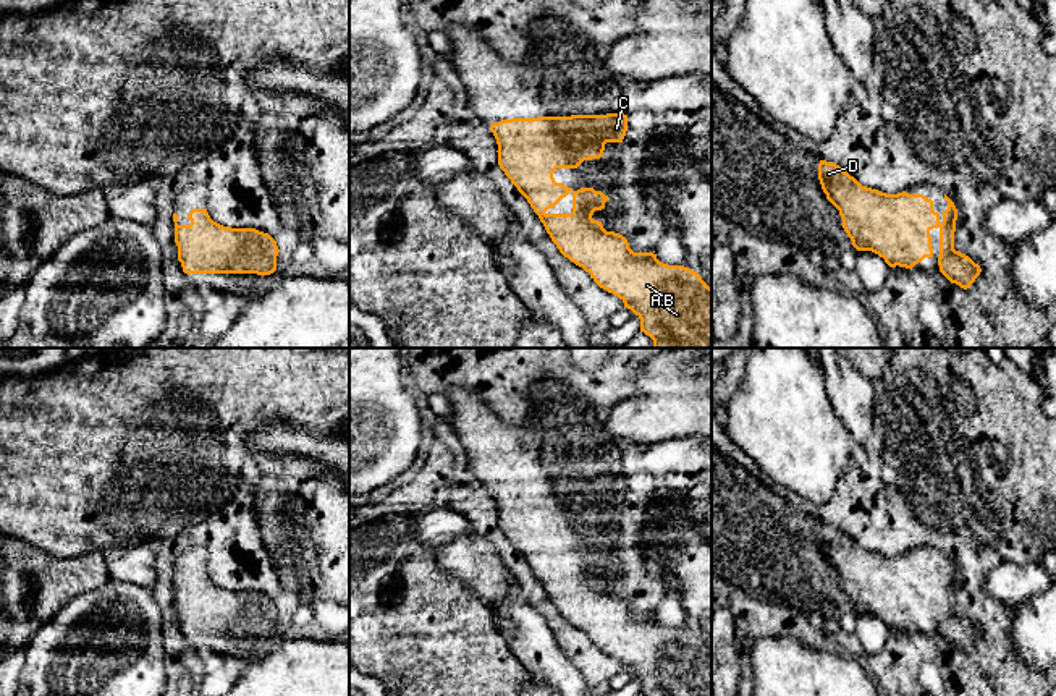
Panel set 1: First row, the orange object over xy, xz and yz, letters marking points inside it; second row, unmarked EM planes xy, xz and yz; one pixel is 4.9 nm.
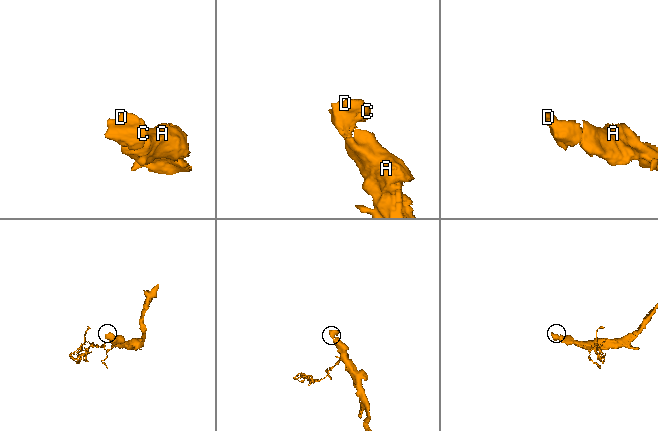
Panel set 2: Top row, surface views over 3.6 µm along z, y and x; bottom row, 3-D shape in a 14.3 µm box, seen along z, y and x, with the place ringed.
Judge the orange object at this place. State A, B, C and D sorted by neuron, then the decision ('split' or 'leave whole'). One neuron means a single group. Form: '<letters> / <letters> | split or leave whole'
A B C D | leave whole

